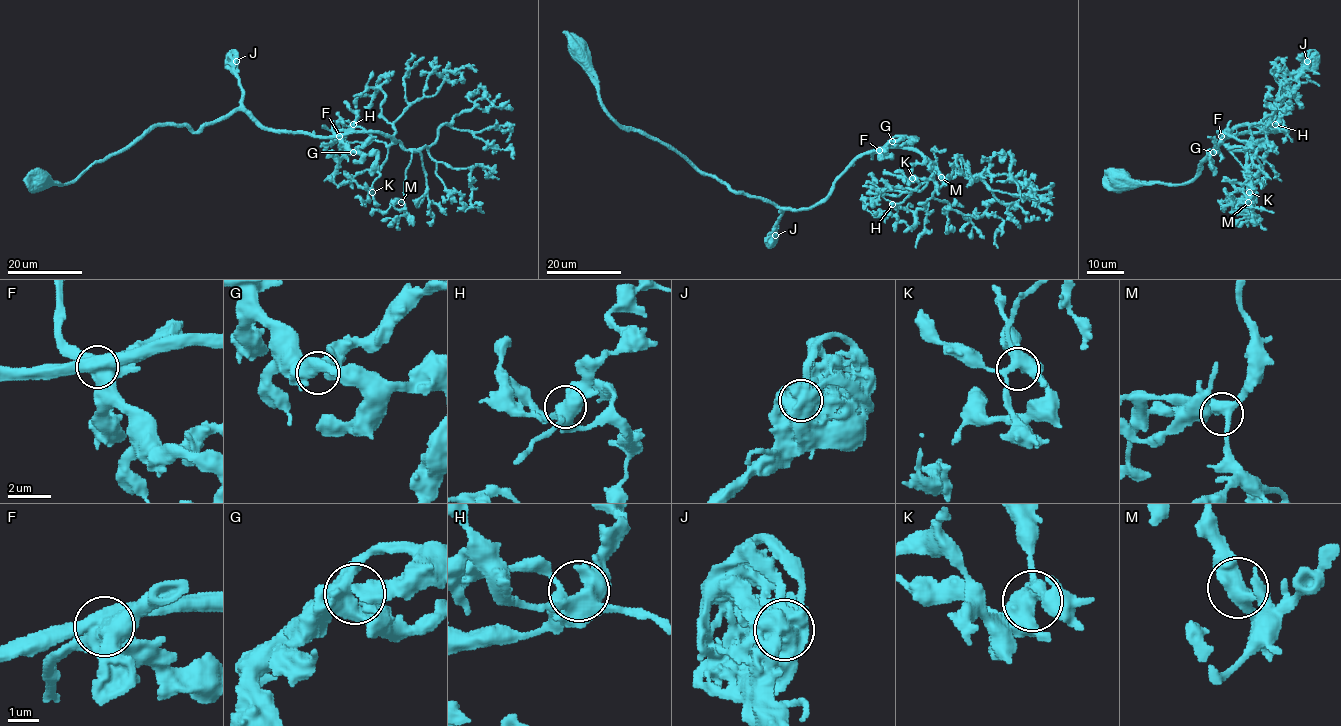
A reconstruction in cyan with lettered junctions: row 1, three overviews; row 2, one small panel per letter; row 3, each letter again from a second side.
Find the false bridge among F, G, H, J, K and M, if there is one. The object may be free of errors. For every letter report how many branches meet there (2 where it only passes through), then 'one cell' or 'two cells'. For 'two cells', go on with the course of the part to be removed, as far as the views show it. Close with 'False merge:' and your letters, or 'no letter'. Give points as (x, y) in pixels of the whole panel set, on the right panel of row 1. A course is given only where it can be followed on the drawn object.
F: branches 4; two cells; course (1221, 136), (1216, 147), (1207, 153), (1213, 175)
G: branches 4; one cell
H: branches 4; one cell
J: branches 4; one cell
K: branches 4; one cell
M: branches 3; one cell
False merge: F

